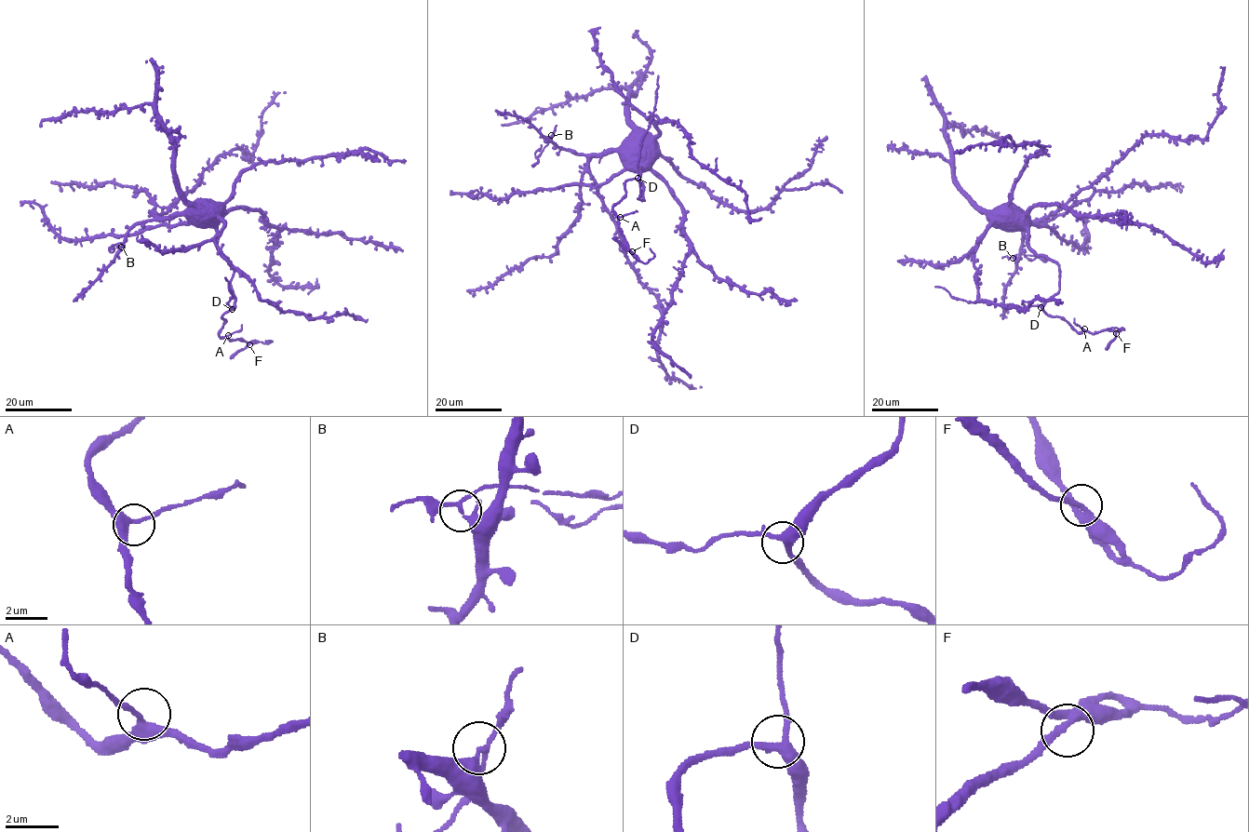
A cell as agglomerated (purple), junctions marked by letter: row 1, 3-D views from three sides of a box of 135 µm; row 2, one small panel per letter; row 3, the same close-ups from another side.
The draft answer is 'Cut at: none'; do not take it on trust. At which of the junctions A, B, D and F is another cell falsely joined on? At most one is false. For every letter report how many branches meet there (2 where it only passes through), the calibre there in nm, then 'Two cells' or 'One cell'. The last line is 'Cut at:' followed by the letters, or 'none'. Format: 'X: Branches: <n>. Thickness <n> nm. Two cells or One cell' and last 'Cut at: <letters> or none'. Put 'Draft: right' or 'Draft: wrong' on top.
Draft: wrong
A: Branches: 3. Thickness 280 nm. One cell
B: Branches: 4. Thickness 240 nm. Two cells
D: Branches: 3. Thickness 320 nm. One cell
F: Branches: 3. Thickness 240 nm. One cell
Cut at: B

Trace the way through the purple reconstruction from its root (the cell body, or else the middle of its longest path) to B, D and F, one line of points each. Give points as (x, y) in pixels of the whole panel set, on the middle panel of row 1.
B: (598, 156), (564, 150), (552, 141), (551, 135)
D: (598, 156), (617, 152), (634, 162), (641, 170), (638, 171), (643, 200), (637, 198), (640, 192), (637, 178)
F: (598, 156), (617, 152), (641, 170), (643, 200), (638, 181), (628, 180), (613, 208), (632, 251)

